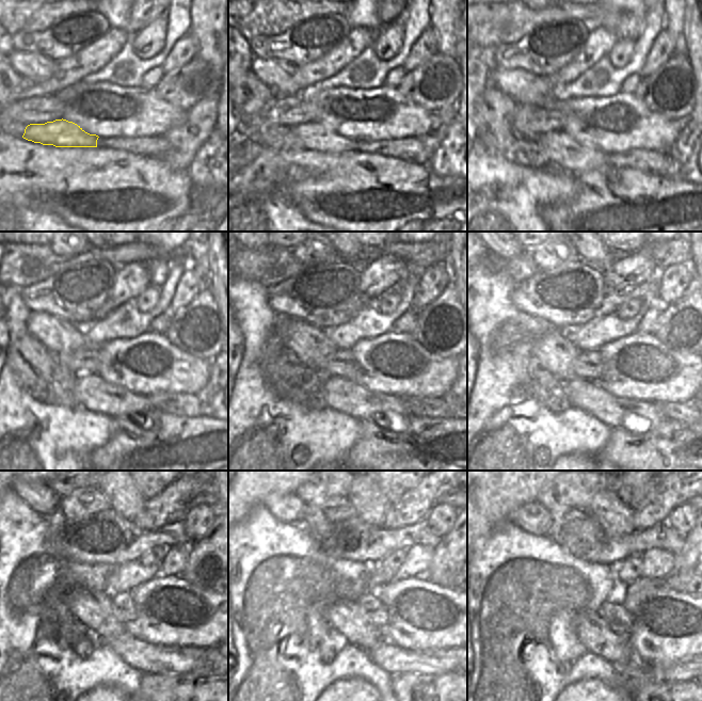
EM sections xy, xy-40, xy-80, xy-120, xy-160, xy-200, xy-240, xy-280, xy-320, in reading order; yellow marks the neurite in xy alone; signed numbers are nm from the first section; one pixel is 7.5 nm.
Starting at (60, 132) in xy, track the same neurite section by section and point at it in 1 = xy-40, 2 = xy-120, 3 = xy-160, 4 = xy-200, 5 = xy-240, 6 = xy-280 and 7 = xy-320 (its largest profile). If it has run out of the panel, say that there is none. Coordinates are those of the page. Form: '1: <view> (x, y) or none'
1: xy-40 (313, 138)
2: xy-120 (95, 394)
3: xy-160 (386, 411)
4: xy-200 (635, 416)
5: xy-240 (153, 658)
6: xy-280 (393, 659)
7: xy-320 (683, 671)

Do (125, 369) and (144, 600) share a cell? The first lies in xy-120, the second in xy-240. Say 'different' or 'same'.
same

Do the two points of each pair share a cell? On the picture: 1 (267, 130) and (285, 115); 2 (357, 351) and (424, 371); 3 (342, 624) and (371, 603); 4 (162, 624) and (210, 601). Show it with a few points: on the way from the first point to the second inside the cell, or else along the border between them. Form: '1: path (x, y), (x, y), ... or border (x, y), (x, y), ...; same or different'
1: border (260, 102), (260, 112), (281, 127); different
2: path (373, 356), (384, 364), (397, 364), (408, 369); same
3: border (352, 602), (357, 610), (378, 628); different
4: path (178, 627), (196, 627), (203, 624), (209, 617); same

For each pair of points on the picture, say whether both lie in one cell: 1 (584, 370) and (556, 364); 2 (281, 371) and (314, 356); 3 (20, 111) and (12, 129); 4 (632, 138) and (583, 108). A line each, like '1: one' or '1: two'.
1: two
2: two
3: two
4: one

